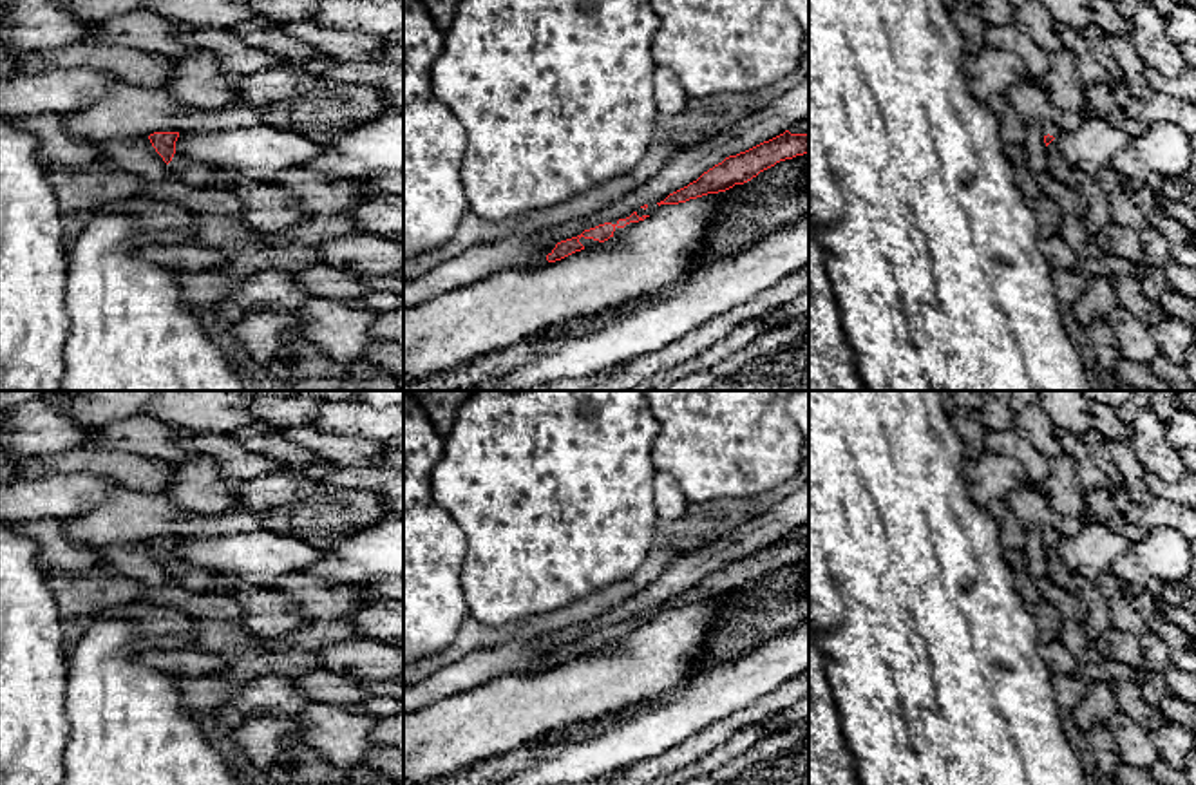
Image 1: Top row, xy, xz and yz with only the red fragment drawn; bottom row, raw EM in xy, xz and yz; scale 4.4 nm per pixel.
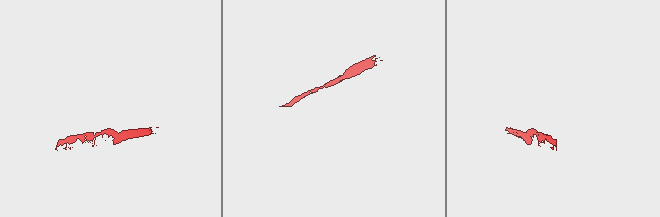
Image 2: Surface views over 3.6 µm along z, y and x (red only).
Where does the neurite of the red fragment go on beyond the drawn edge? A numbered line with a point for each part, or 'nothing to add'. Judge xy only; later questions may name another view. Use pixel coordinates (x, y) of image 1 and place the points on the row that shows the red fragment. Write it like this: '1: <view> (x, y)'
1: xy (196, 174)

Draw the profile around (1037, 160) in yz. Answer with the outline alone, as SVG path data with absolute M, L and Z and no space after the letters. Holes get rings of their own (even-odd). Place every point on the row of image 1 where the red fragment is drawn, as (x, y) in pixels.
M1026 123L1022 143L1026 147L1026 165L1033 174L1048 172L1048 148L1044 143L1042 125Z

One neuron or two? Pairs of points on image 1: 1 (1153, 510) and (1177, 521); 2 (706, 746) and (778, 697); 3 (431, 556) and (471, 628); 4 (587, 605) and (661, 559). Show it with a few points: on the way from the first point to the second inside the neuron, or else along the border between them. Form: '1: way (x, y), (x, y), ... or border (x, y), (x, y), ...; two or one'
1: way (1158, 512), (1171, 516); one
2: way (724, 729), (760, 709); one
3: border (469, 614), (456, 637), (440, 652); two
4: way (605, 599), (643, 577); one

